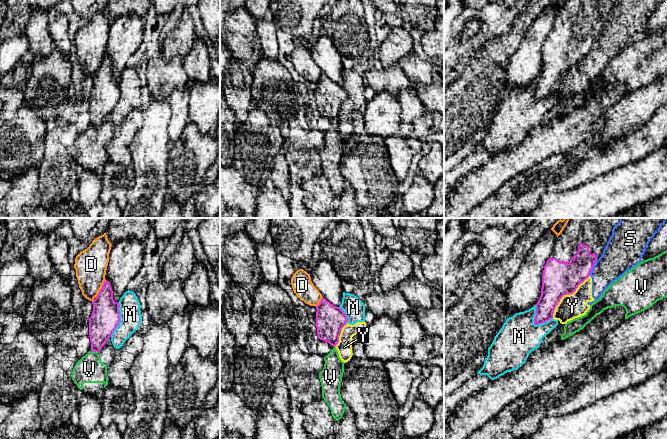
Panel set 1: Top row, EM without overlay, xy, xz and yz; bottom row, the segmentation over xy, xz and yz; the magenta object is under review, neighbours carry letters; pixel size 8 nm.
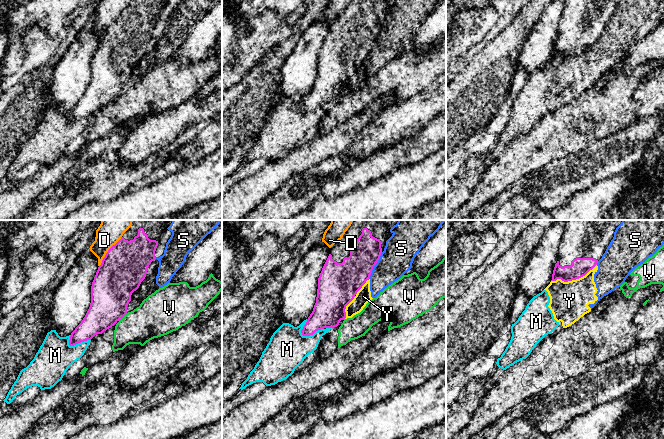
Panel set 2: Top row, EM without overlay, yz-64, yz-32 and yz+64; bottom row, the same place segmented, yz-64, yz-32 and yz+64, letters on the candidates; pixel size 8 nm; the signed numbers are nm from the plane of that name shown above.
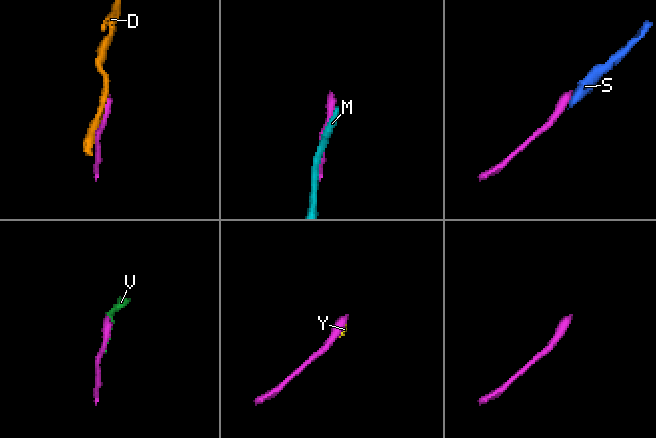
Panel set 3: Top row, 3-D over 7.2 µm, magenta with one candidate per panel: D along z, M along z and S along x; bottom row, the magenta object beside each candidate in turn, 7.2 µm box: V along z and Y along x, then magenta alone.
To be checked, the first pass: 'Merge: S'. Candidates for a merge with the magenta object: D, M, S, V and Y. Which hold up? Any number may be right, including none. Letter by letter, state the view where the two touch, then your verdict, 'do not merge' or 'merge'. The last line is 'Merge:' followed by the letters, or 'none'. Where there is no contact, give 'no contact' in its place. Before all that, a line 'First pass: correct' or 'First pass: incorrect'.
First pass: incorrect
D: xy | do not merge
M: yz | do not merge
S: yz | do not merge
V: xy | do not merge
Y: yz | do not merge
Merge: none

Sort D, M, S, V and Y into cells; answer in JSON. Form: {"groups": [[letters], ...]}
{"groups": [["D"], ["M", "S", "Y"], ["V"]]}

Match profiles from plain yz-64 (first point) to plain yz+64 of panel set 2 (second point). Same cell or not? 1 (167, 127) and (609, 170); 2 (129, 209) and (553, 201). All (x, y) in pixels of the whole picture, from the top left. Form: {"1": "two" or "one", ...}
{"1": "two", "2": "two"}

